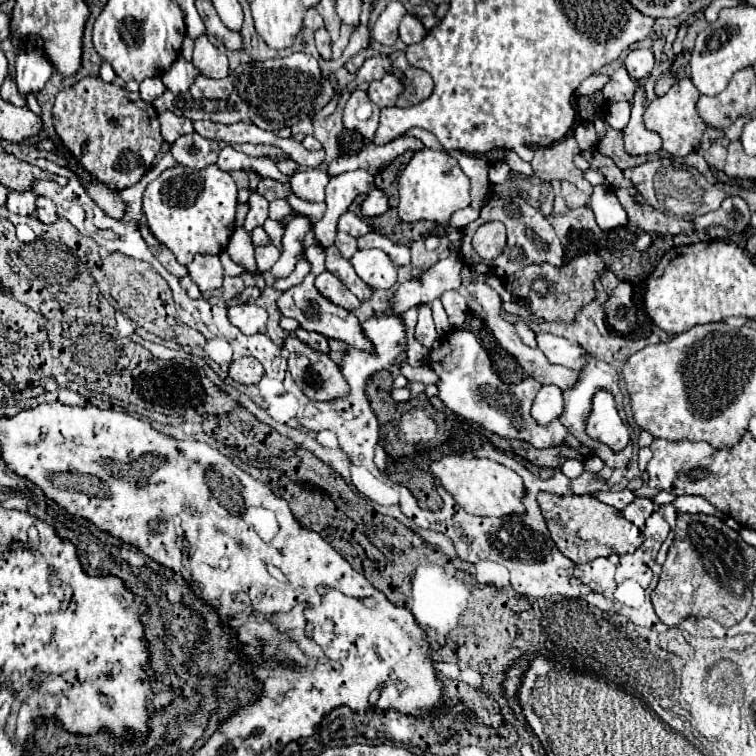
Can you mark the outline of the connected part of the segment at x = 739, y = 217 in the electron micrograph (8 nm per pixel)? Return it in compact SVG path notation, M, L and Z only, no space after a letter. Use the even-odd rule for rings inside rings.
M725 197L723 205L719 209L693 219L693 223L697 227L695 235L691 235L691 237L687 237L687 235L675 235L675 245L709 239L705 235L705 227L707 225L723 225L723 227L735 229L737 233L743 233L747 229L747 225L749 225L749 219L751 219L751 211L749 211L747 203L741 197Z

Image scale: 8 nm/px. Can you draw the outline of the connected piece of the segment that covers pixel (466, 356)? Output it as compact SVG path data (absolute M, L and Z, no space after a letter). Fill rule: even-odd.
M455 329L453 335L443 335L439 347L431 349L429 353L429 367L439 375L439 399L457 415L475 421L487 431L497 433L505 439L521 439L539 449L553 445L579 447L579 441L561 425L561 421L555 421L553 425L543 429L531 419L529 407L533 403L533 397L541 389L541 383L537 383L533 377L527 377L517 385L505 385L493 373L487 351L479 345L477 337L471 331Z

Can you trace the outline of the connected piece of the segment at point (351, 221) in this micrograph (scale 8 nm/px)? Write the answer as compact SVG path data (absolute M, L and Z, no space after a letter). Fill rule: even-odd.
M347 211L345 215L341 215L337 229L339 229L339 231L345 231L345 233L349 233L349 235L353 235L353 237L361 237L361 235L365 235L365 233L375 231L373 225L365 223L361 217L357 217L357 215L351 213L351 211Z

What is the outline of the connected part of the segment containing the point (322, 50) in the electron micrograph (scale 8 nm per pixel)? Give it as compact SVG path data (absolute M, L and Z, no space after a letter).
M325 27L315 31L315 45L323 59L331 59L331 43L329 43L329 33Z

